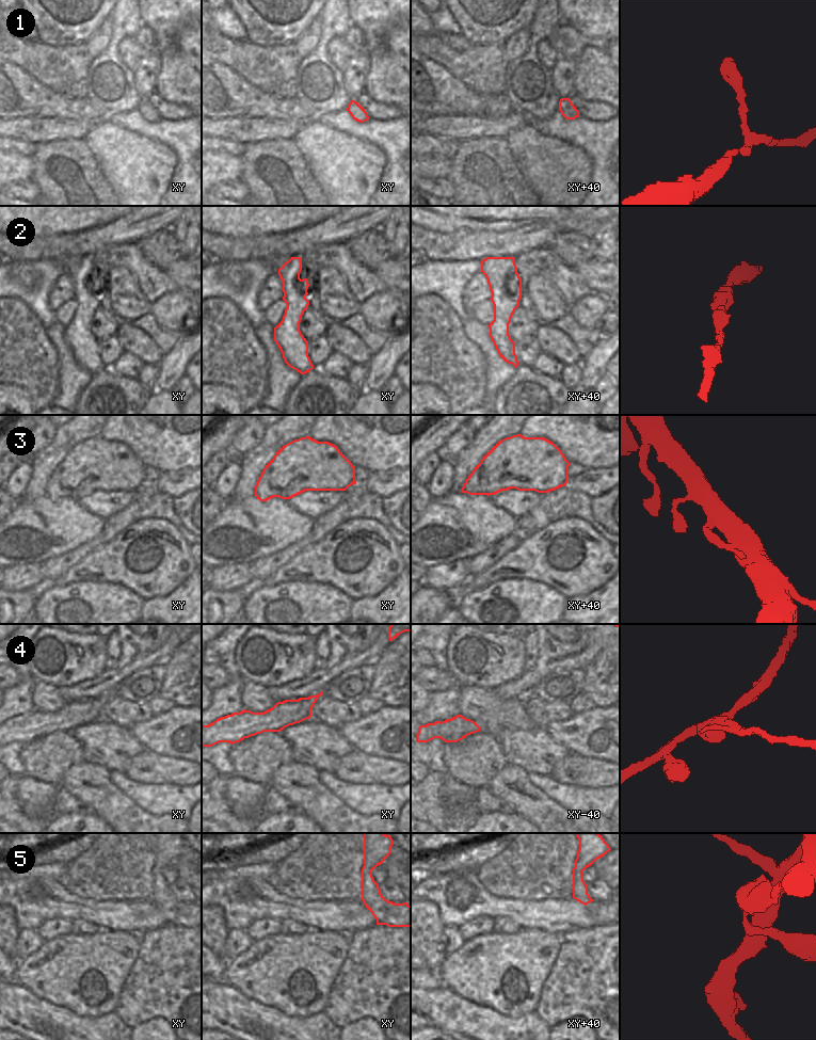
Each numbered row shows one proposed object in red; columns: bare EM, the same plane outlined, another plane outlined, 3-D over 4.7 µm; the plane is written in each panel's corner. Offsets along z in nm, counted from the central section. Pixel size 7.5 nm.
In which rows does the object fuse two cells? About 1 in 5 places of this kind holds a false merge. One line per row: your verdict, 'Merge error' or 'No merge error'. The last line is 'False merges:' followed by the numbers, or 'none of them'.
1: No merge error
2: No merge error
3: No merge error
4: Merge error
5: No merge error
False merges: 4.

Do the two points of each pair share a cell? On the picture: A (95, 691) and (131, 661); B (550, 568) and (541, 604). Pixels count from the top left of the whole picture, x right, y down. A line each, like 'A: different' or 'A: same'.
A: same
B: different

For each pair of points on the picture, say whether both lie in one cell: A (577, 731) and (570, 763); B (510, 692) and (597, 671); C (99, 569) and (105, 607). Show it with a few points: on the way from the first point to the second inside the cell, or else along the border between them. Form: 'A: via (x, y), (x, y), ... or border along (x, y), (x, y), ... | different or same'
A: border along (570, 752), (596, 760) | different
B: border along (601, 650), (584, 669) | different
C: border along (76, 581), (110, 581), (121, 584), (126, 588) | different

